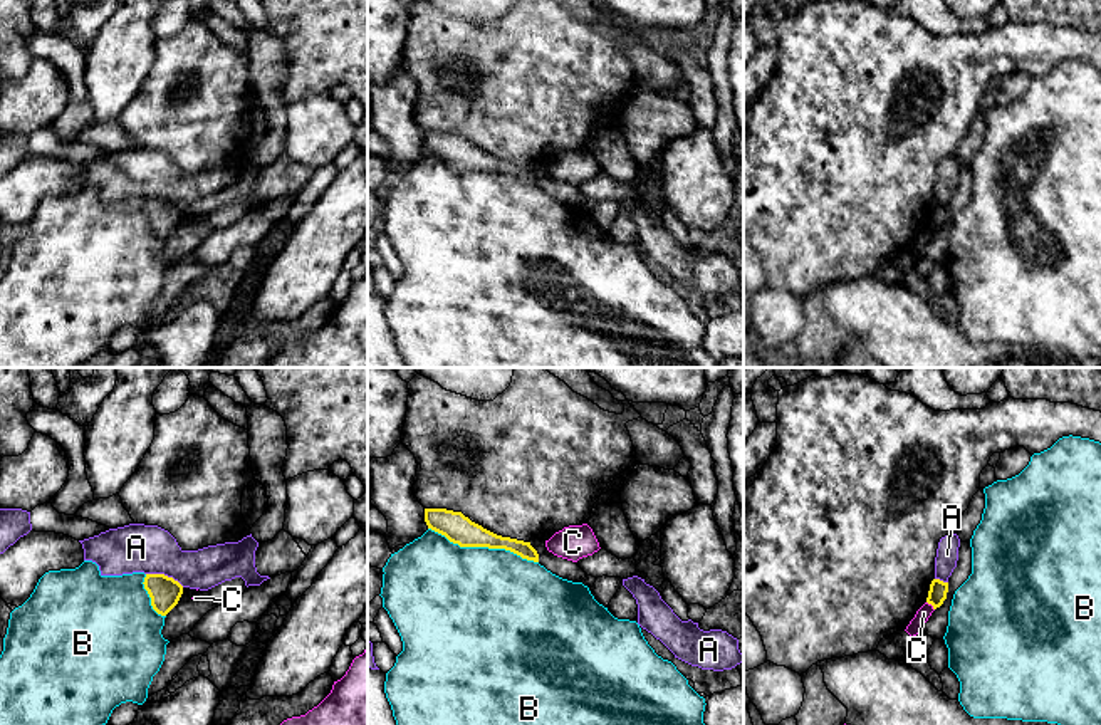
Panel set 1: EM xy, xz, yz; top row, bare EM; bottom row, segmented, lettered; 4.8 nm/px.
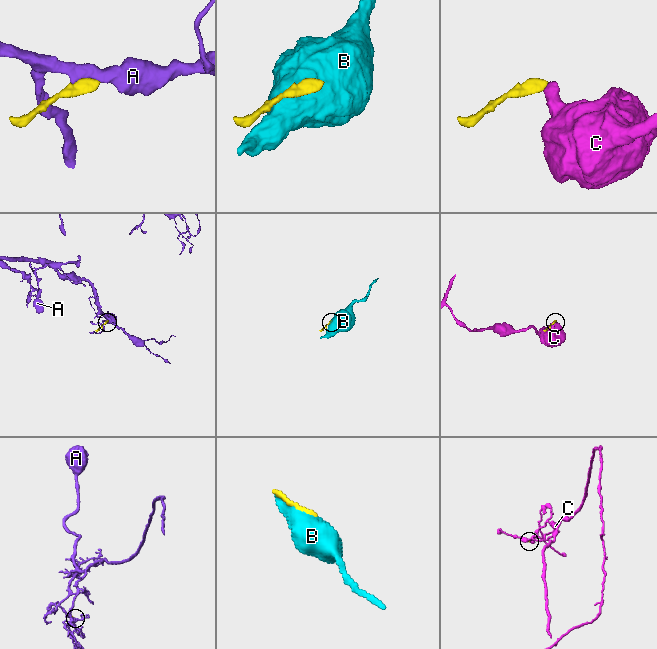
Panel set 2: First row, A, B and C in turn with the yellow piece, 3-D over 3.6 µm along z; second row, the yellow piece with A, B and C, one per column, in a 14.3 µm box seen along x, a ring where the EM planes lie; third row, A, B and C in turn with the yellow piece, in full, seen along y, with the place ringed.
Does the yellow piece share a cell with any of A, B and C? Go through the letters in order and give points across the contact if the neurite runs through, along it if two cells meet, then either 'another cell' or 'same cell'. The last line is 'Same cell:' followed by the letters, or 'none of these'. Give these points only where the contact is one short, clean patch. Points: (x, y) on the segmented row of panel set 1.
A: border along xy (146, 573), (163, 573), (183, 586); another cell
B: another cell
C: border along yz (927, 601), (934, 610); another cell
Same cell: none of these

